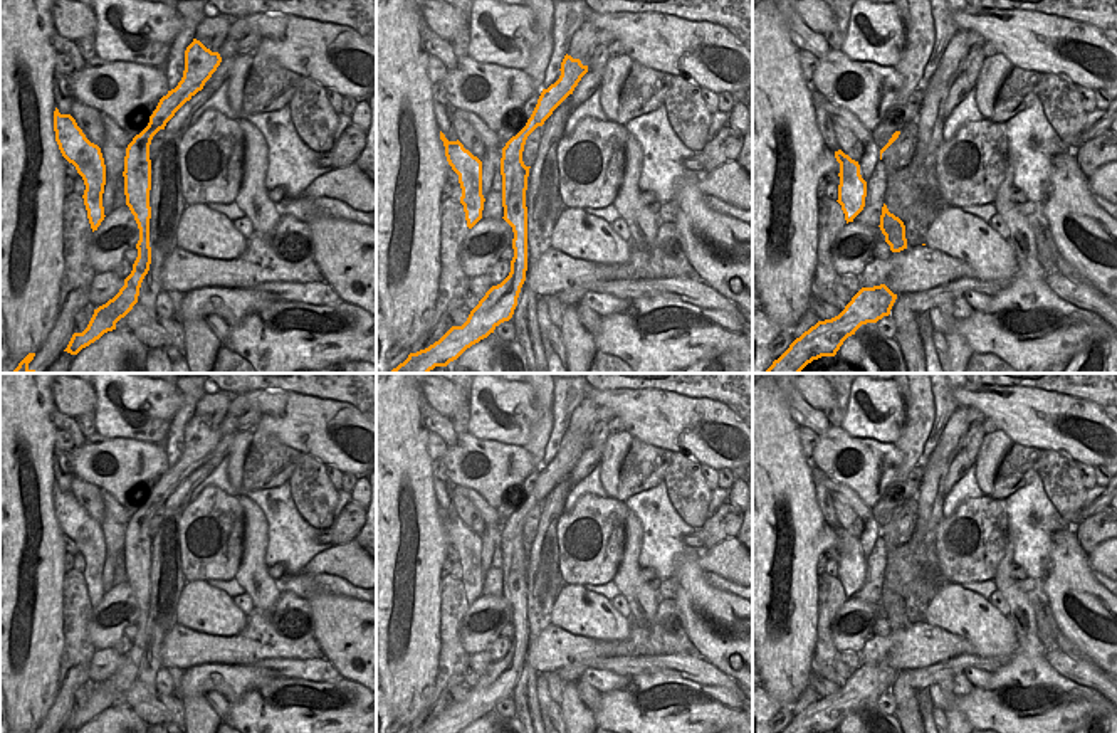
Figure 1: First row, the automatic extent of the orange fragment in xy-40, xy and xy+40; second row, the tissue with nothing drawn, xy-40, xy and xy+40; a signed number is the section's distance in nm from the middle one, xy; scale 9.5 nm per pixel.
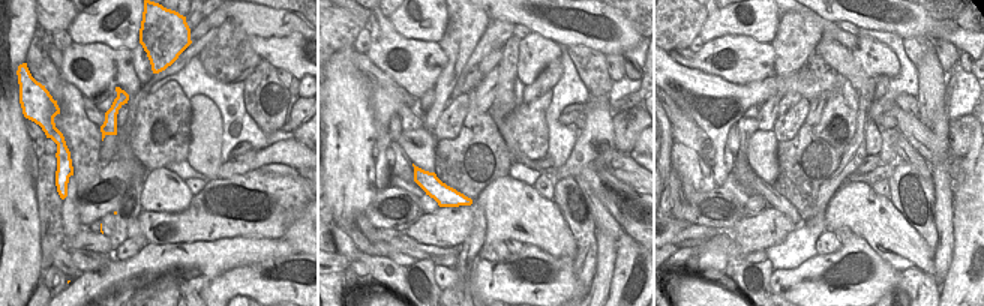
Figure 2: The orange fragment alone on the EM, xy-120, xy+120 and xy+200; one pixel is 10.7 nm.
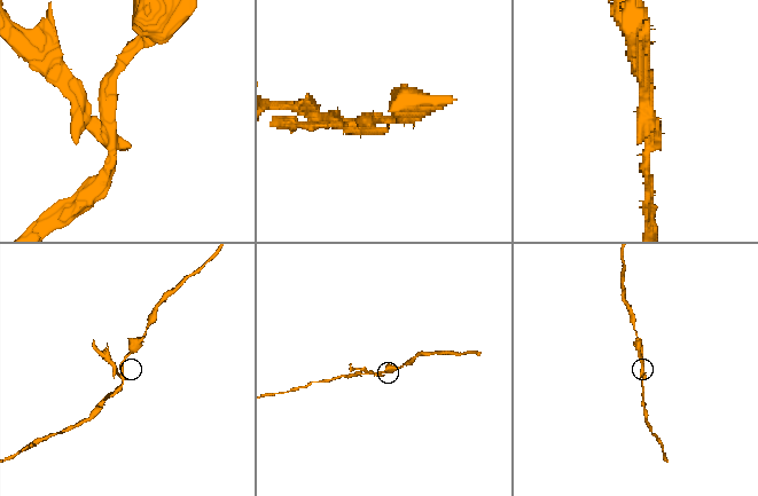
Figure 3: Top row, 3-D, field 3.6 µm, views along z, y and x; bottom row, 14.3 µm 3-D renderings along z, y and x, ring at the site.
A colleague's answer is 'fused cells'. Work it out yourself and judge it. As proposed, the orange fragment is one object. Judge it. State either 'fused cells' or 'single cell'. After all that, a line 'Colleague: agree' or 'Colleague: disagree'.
fused cells
Colleague: agree

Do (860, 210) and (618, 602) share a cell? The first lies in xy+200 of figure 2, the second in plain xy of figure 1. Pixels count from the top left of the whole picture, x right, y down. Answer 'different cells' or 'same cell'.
different cells

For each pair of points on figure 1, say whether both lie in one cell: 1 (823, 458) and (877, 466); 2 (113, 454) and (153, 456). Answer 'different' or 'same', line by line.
1: same
2: same

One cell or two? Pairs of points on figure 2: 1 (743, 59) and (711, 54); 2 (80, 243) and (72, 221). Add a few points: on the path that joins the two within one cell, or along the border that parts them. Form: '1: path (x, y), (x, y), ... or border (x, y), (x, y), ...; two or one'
1: path (735, 51), (729, 47), (719, 51); one
2: border (83, 227), (75, 234), (65, 236); two

